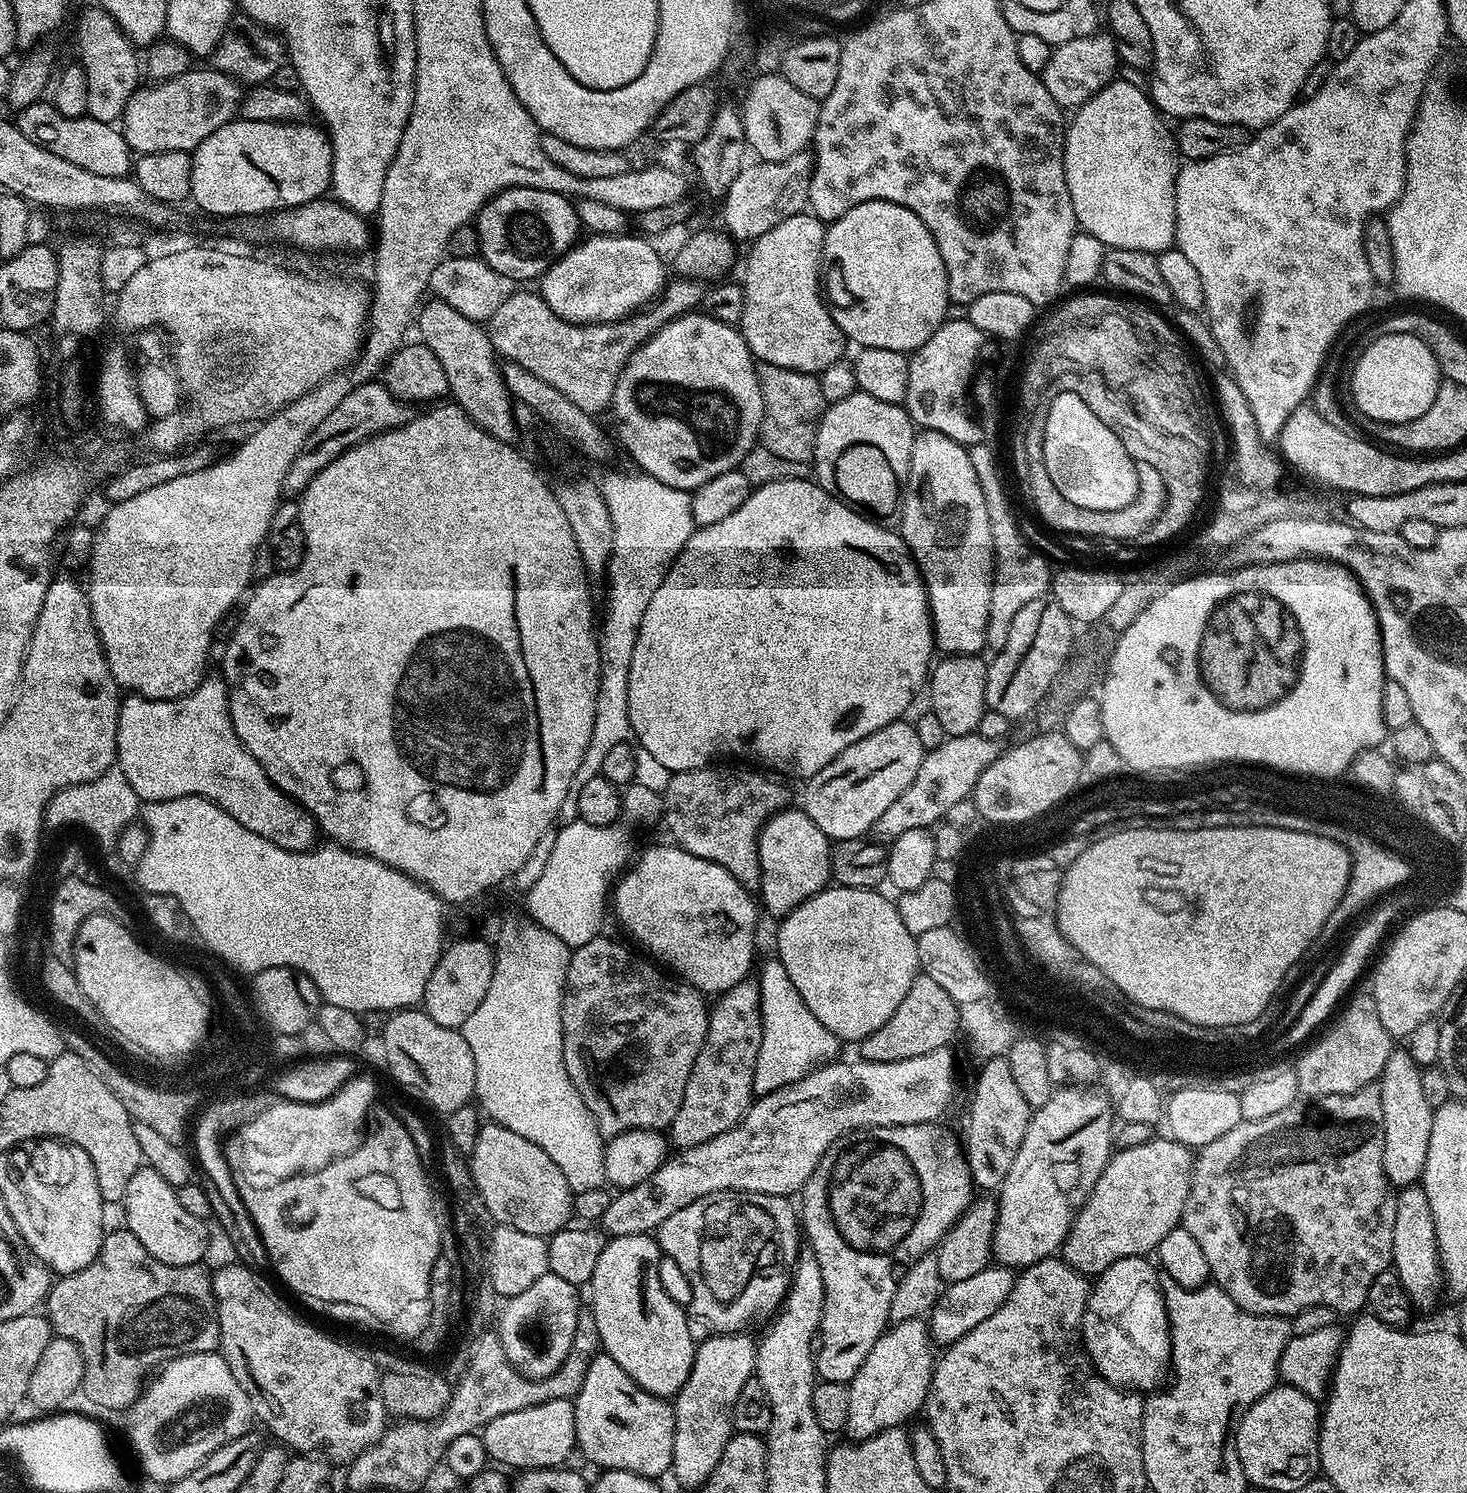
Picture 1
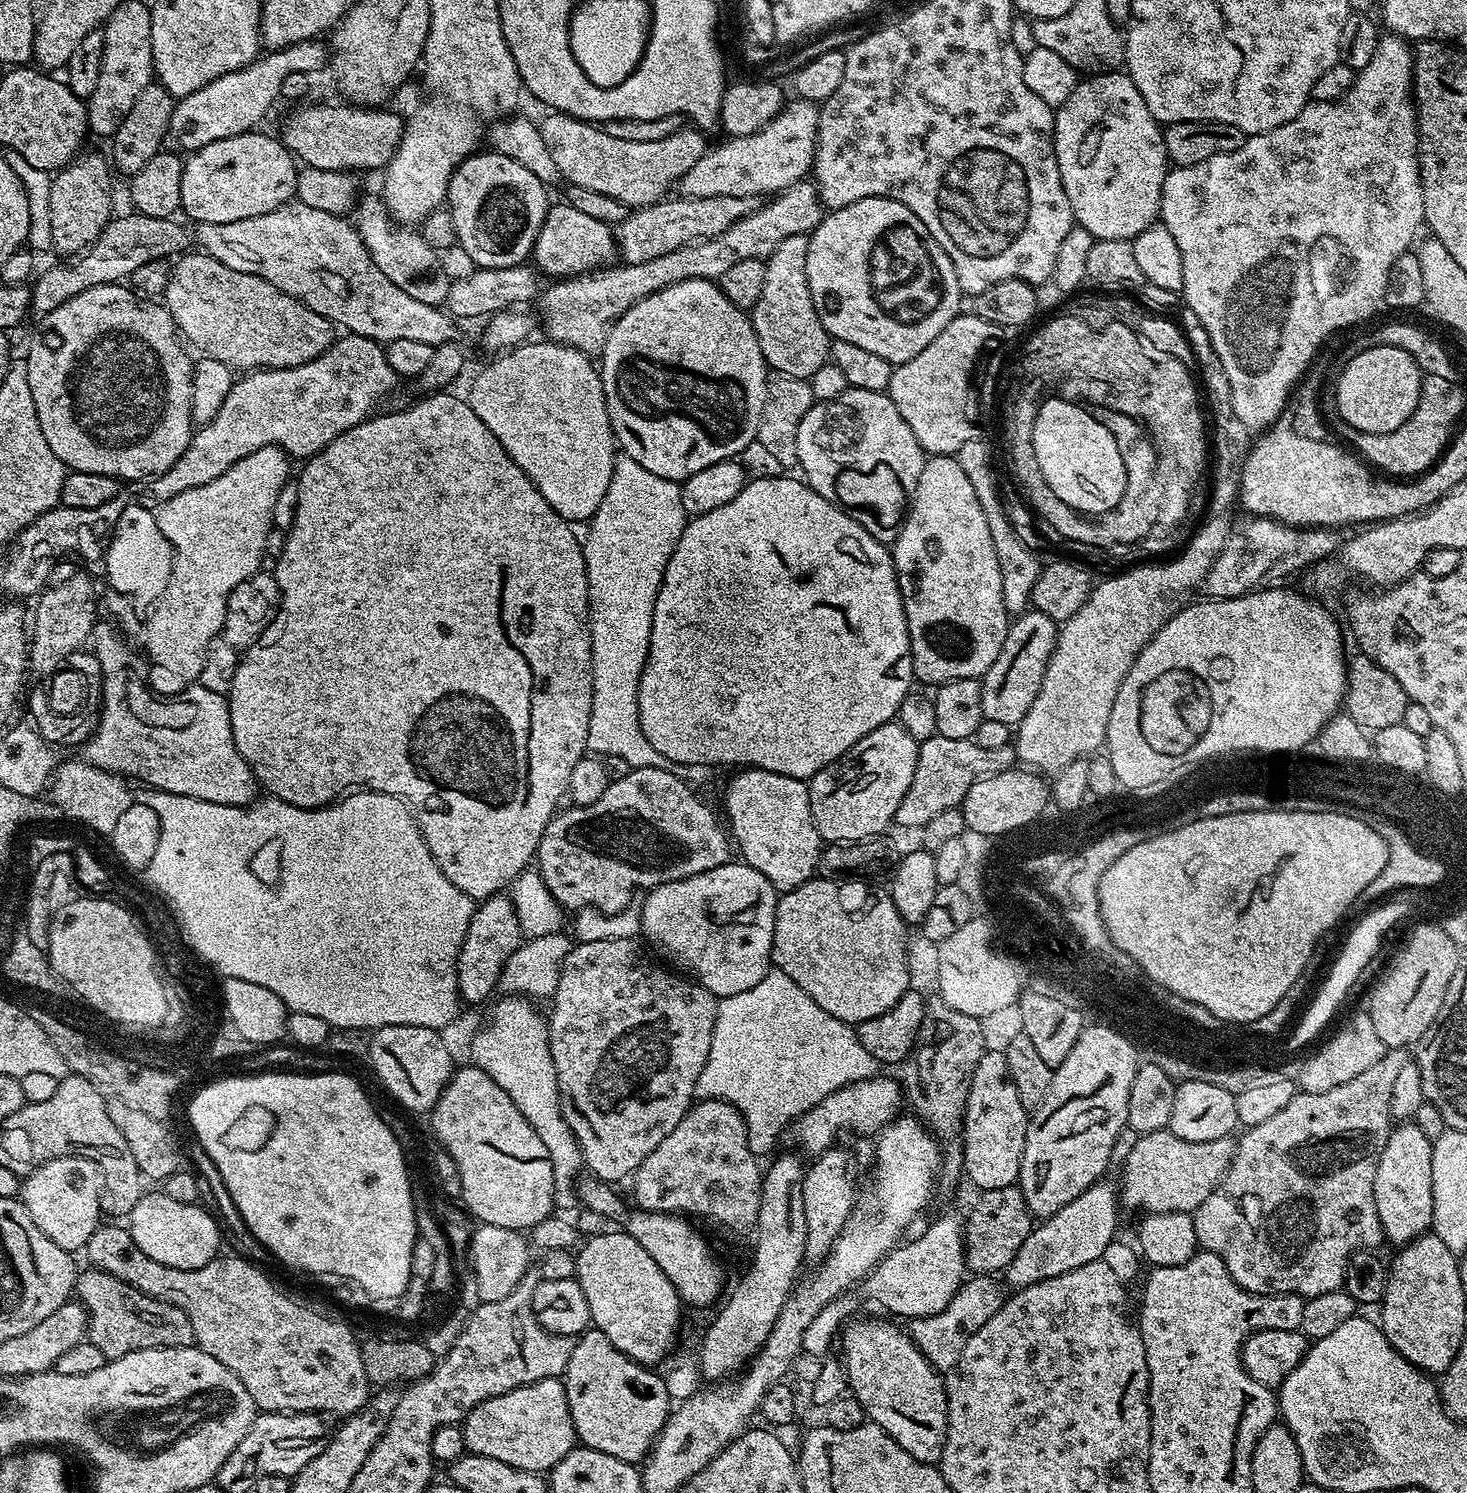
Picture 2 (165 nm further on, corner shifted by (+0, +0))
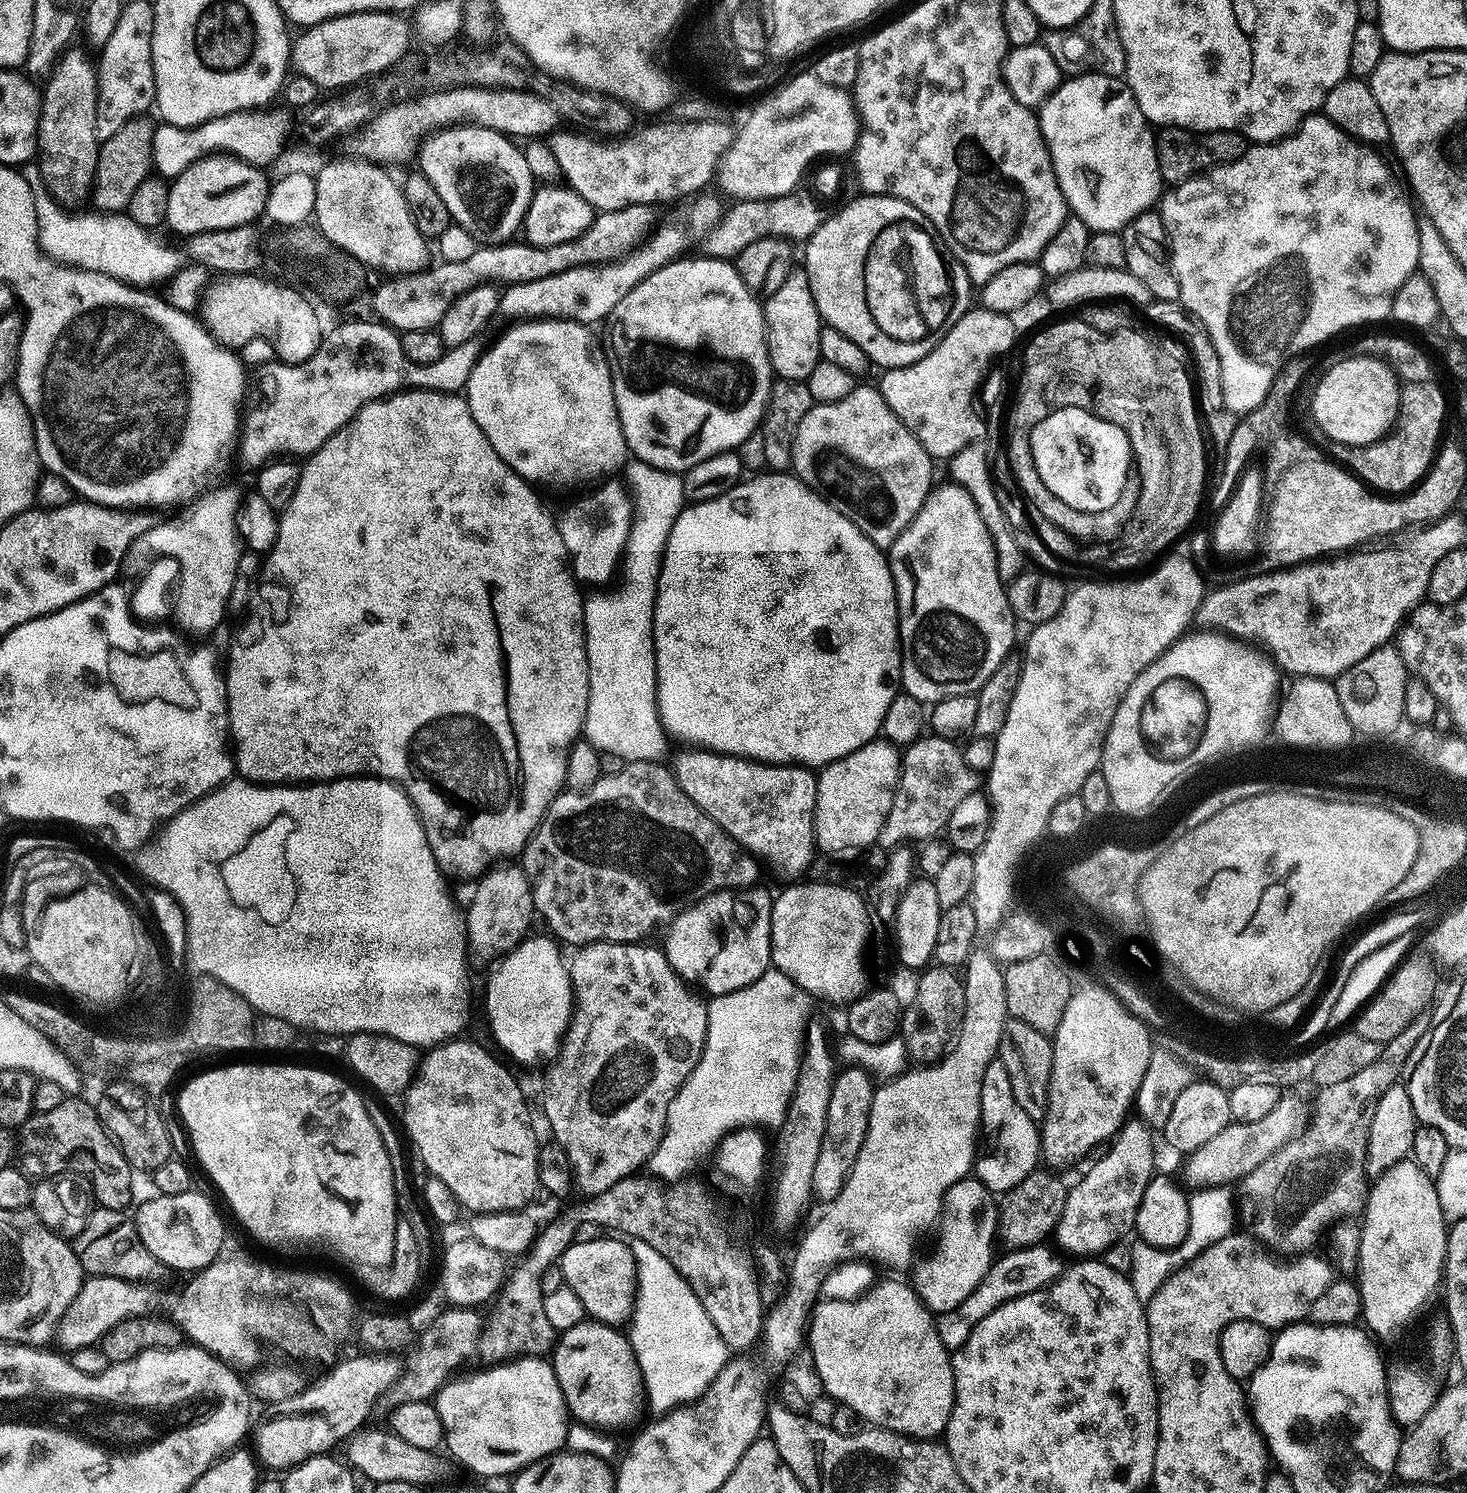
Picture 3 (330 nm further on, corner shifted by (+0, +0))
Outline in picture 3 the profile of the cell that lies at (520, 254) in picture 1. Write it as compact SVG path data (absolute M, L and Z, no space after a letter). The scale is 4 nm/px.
M444 126L432 134L428 141L425 139L419 145L418 168L432 183L434 190L438 190L442 202L446 202L446 210L452 215L452 223L462 226L477 242L483 242L485 245L511 241L515 237L512 235L521 231L524 215L534 191L530 166L526 166L523 151L519 147L515 148L512 145L515 143L509 137L489 128Z

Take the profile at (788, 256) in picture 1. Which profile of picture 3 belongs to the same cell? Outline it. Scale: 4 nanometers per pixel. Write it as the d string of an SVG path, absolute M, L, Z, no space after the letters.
M793 270L786 282L763 301L764 331L768 338L768 357L772 371L782 380L807 381L810 370L821 360L818 350L818 334L822 327L820 311L810 290L808 274Z

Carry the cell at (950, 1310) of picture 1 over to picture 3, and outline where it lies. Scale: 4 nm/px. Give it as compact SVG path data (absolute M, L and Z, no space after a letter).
M1129 1118L1124 1121L1119 1132L1112 1137L1109 1150L1104 1158L1087 1169L1084 1177L1076 1185L1067 1189L1065 1209L1062 1210L1055 1235L1060 1235L1060 1244L1069 1248L1076 1258L1092 1258L1103 1248L1108 1248L1123 1232L1131 1233L1136 1227L1138 1206L1142 1202L1142 1194L1146 1194L1146 1186L1152 1181L1156 1168L1156 1144L1152 1141L1153 1129L1149 1128L1139 1118Z

